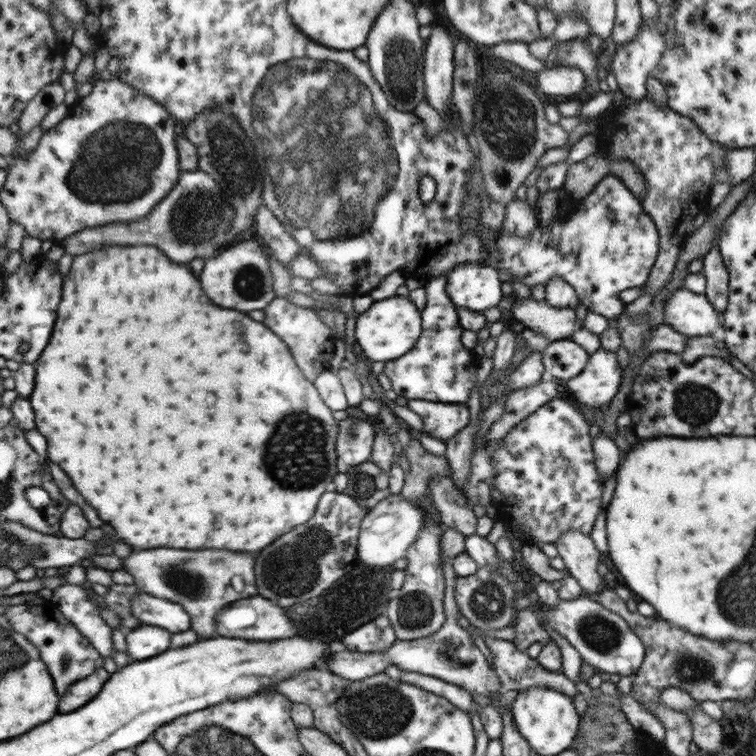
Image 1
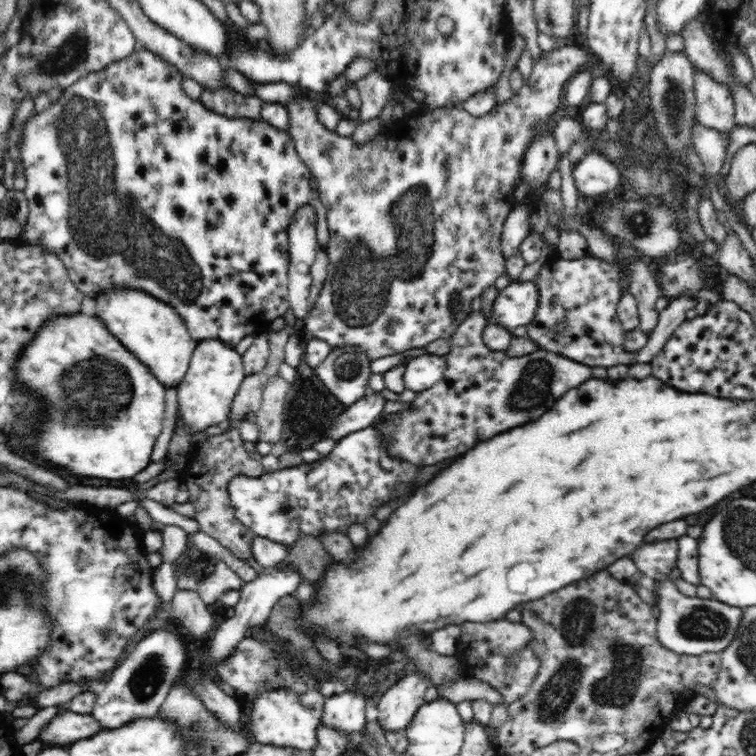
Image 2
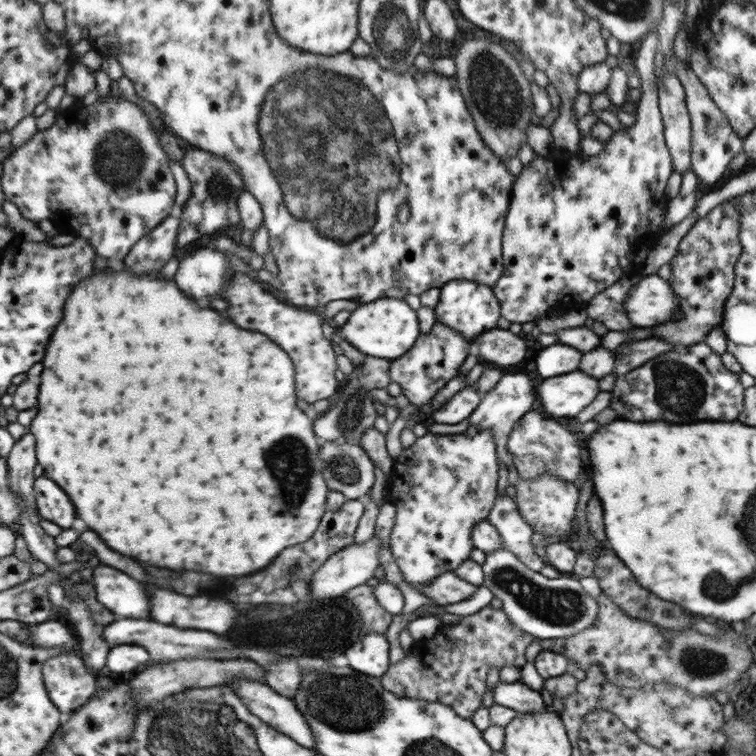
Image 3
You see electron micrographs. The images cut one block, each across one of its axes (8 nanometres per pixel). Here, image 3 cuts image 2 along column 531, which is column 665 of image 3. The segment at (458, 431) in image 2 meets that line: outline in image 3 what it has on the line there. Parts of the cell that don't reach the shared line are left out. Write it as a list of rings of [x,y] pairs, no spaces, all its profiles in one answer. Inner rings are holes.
[[[706,342],[696,343],[695,345],[686,345],[675,347],[670,352],[664,352],[660,356],[656,356],[656,358],[652,358],[652,360],[648,360],[646,364],[642,364],[642,366],[638,366],[638,368],[634,368],[634,370],[630,370],[630,372],[626,372],[624,376],[618,376],[614,383],[614,390],[611,393],[611,401],[610,408],[616,411],[618,416],[622,416],[622,418],[628,418],[628,420],[632,420],[632,422],[652,422],[652,420],[664,420],[664,422],[676,422],[676,424],[696,424],[696,422],[704,422],[704,420],[718,420],[718,422],[734,422],[738,417],[742,416],[742,412],[744,410],[744,406],[742,406],[742,402],[746,402],[744,398],[744,386],[740,384],[740,380],[738,380],[738,373],[734,374],[734,372],[730,372],[730,370],[722,370],[724,368],[724,364],[722,364],[722,360],[720,360],[720,356],[716,351],[712,350],[711,346],[708,346]]]

